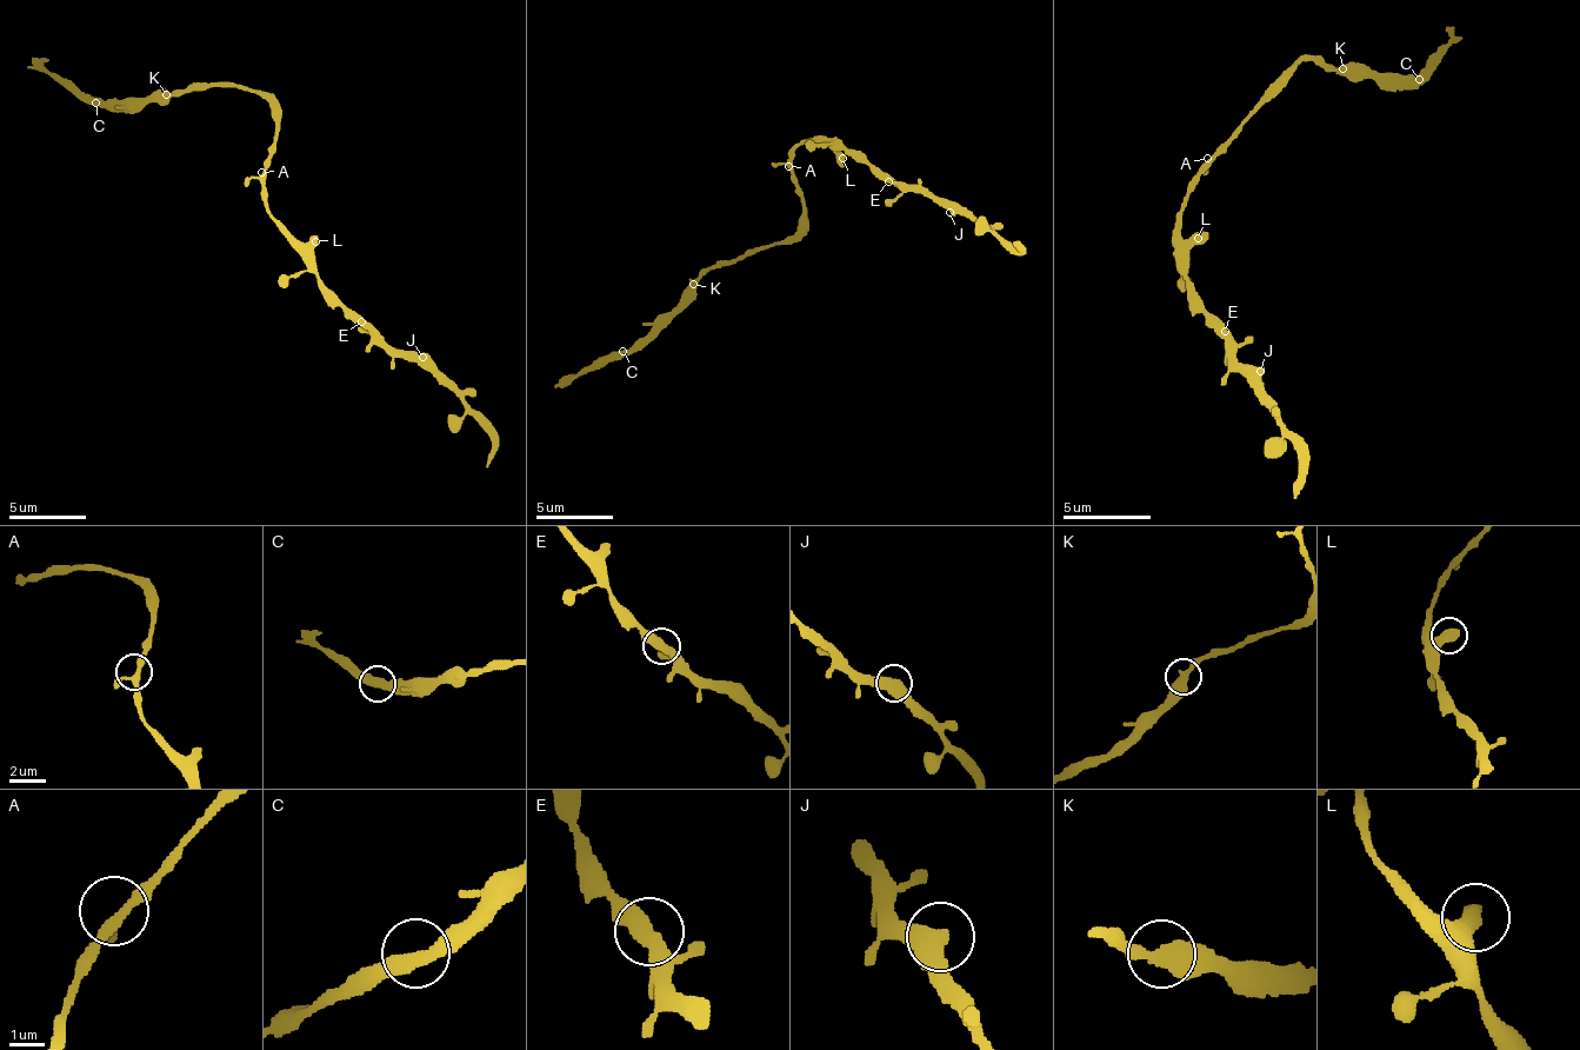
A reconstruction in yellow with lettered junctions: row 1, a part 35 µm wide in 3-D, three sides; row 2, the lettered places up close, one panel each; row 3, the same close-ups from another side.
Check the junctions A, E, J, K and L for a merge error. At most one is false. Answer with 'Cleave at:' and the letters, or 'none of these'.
Cleave at: none of these

